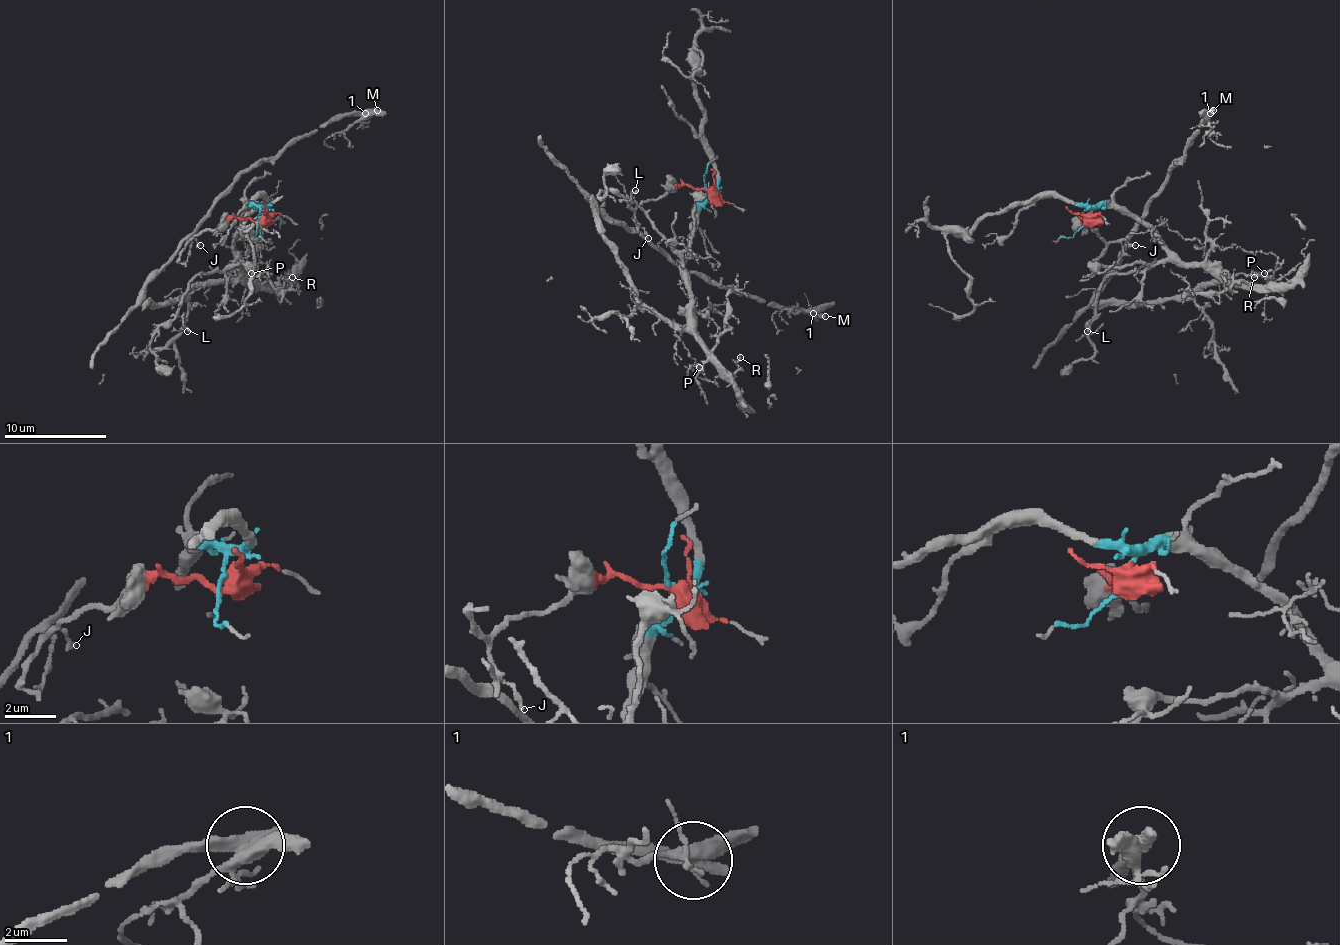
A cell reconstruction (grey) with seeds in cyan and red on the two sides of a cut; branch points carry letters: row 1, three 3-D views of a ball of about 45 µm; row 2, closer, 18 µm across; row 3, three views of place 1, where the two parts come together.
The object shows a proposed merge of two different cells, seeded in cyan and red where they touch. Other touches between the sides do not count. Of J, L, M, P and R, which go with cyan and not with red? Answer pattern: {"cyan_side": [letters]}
{"cyan_side": ["L", "P", "R"]}

